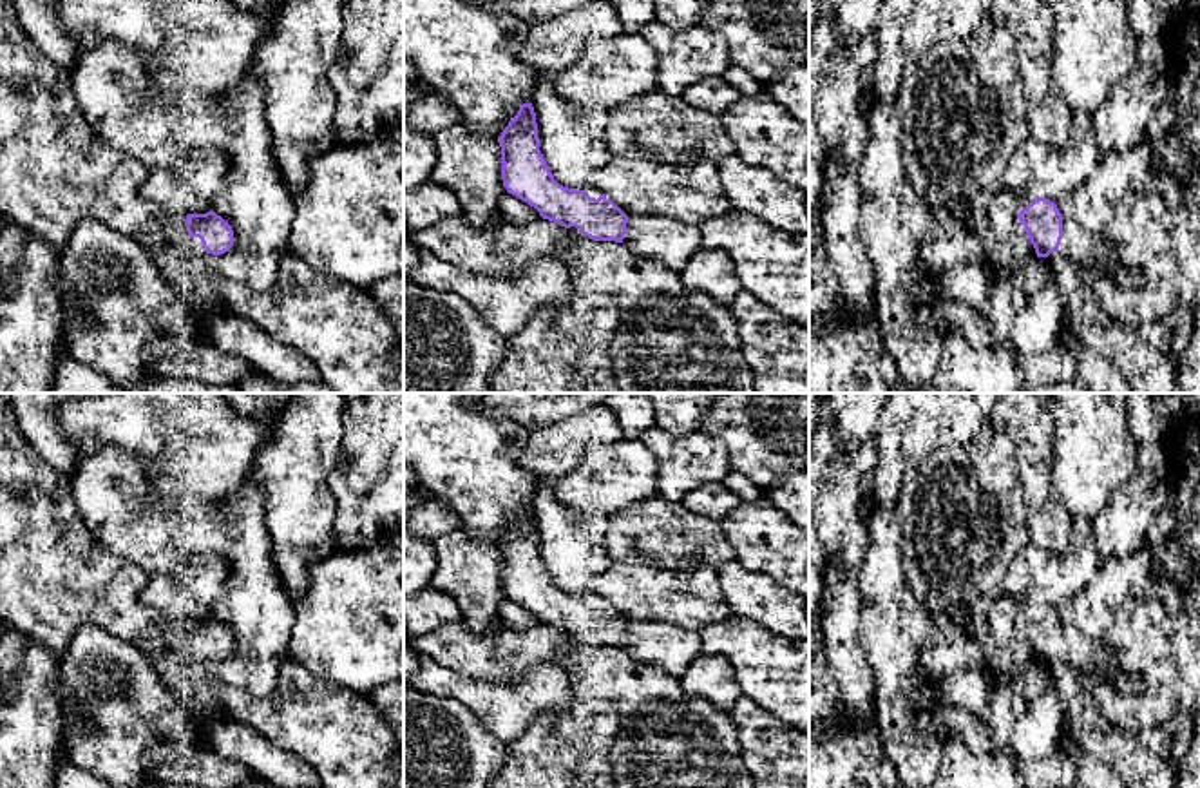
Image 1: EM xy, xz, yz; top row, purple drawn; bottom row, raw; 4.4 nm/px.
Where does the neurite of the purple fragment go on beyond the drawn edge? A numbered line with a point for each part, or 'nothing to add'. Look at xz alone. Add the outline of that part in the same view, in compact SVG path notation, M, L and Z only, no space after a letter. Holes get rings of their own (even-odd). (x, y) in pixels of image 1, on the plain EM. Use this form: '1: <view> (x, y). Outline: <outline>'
1: xz (589, 696). Outline: M576 632L567 634L567 638L574 645L574 650L586 647L595 654L592 665L576 661L577 674L568 679L572 697L581 701L595 717L601 717L605 712L615 712L623 719L617 705L599 696L599 681L594 676L599 670L599 647L583 641Z

